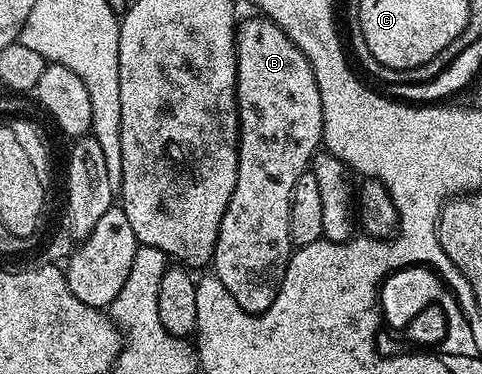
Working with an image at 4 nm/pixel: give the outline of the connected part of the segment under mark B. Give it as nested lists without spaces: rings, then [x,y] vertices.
[[[261,16],[258,17],[244,22],[243,25],[241,22],[236,29],[238,43],[238,178],[236,179],[236,187],[232,191],[232,199],[224,211],[224,219],[220,223],[220,232],[218,233],[218,242],[214,244],[212,254],[212,273],[213,276],[217,277],[219,286],[225,292],[230,293],[232,299],[236,299],[236,303],[241,307],[243,313],[253,313],[255,315],[264,312],[268,307],[272,307],[272,303],[278,294],[278,288],[282,286],[286,264],[289,263],[292,252],[292,242],[288,231],[290,192],[299,175],[307,172],[309,165],[306,164],[309,163],[310,156],[317,149],[320,149],[322,139],[322,104],[320,103],[319,91],[316,87],[310,64],[281,27],[263,19]]]

